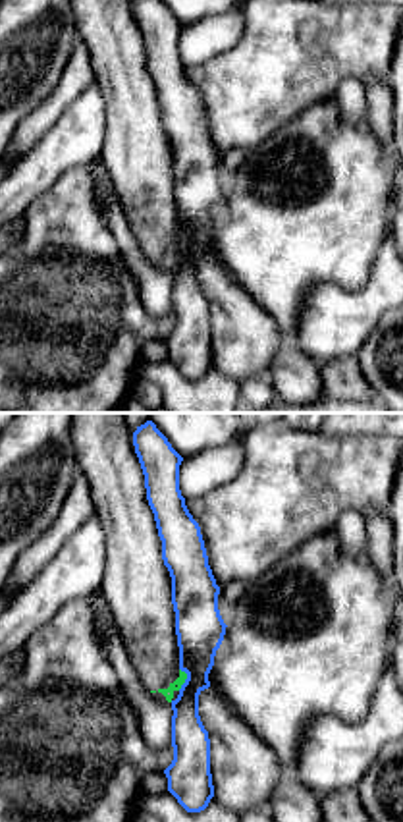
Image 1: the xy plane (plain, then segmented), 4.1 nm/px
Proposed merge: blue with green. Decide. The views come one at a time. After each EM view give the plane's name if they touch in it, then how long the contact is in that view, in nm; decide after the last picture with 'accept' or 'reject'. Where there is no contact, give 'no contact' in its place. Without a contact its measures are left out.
meets blue in xy; contact 100 nm long

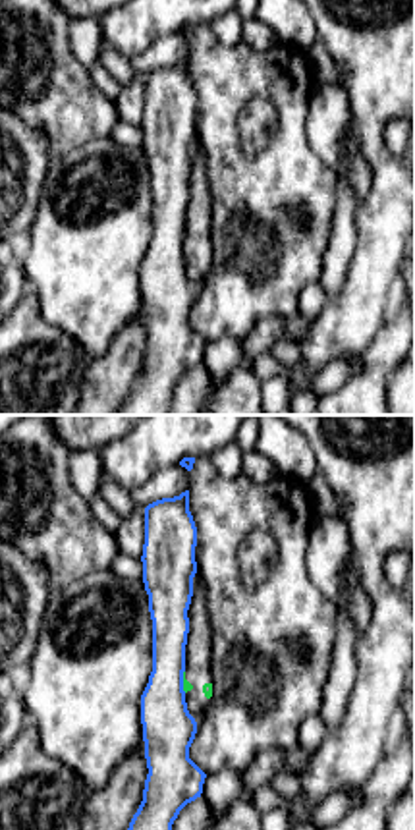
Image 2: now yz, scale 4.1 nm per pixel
meets blue in yz; contact 100 nm long

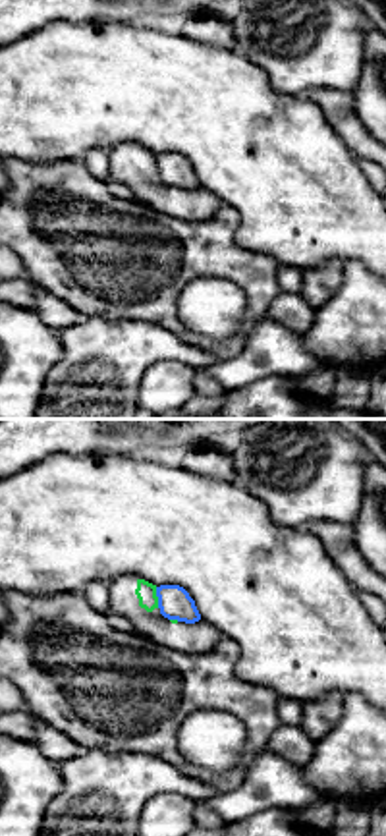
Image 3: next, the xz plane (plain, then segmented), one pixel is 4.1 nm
meets blue in xz; contact 90 nm long

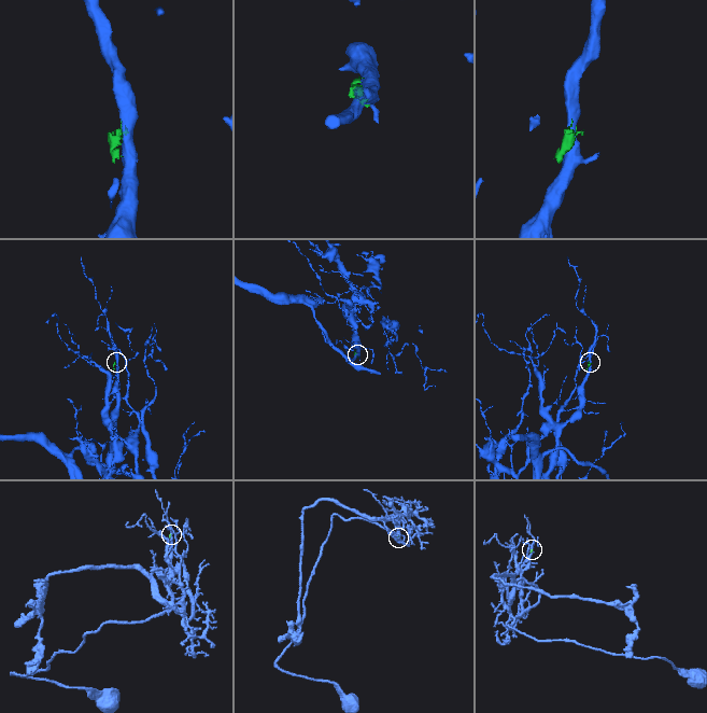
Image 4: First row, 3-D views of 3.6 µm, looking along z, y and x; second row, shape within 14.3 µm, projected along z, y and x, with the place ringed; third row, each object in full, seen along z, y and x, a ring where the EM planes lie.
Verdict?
reject

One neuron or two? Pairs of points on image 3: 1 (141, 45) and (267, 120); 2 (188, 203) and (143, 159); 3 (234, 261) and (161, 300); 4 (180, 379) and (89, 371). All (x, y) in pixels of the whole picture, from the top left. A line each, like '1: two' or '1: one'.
1: one
2: one
3: one
4: two

